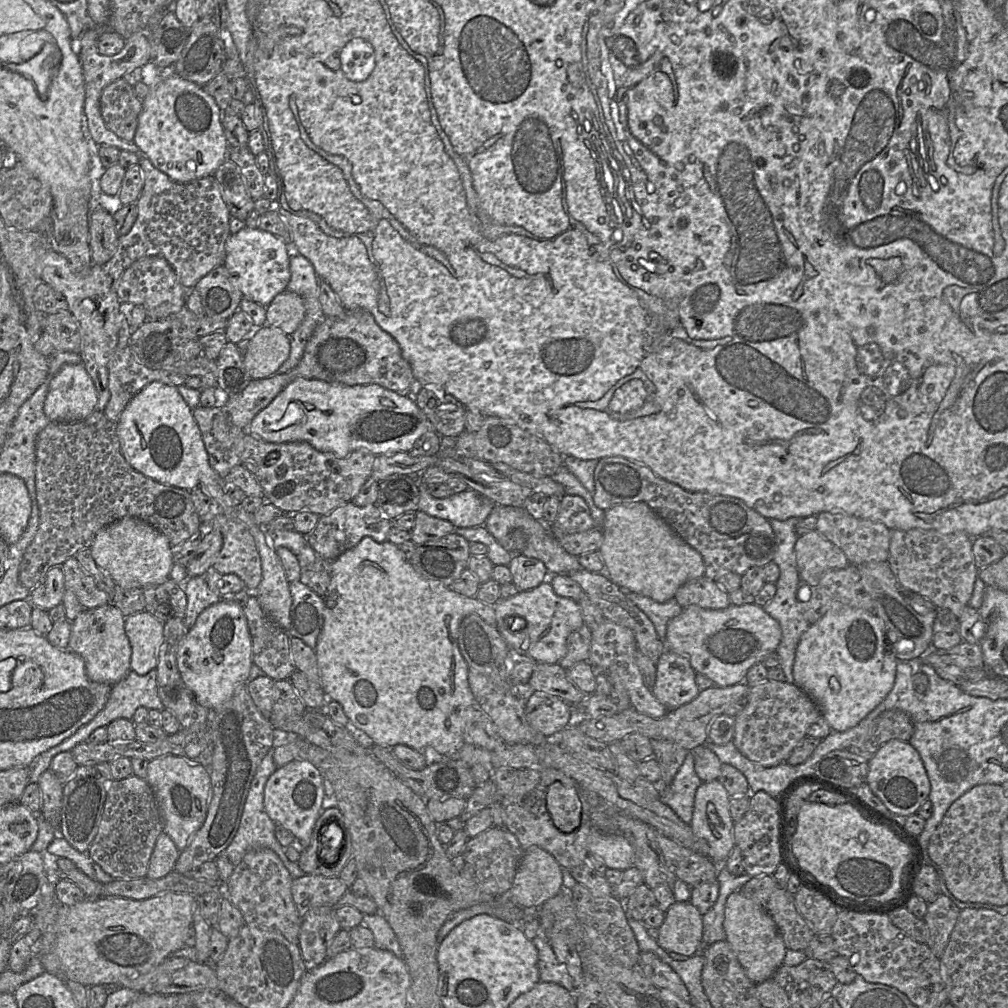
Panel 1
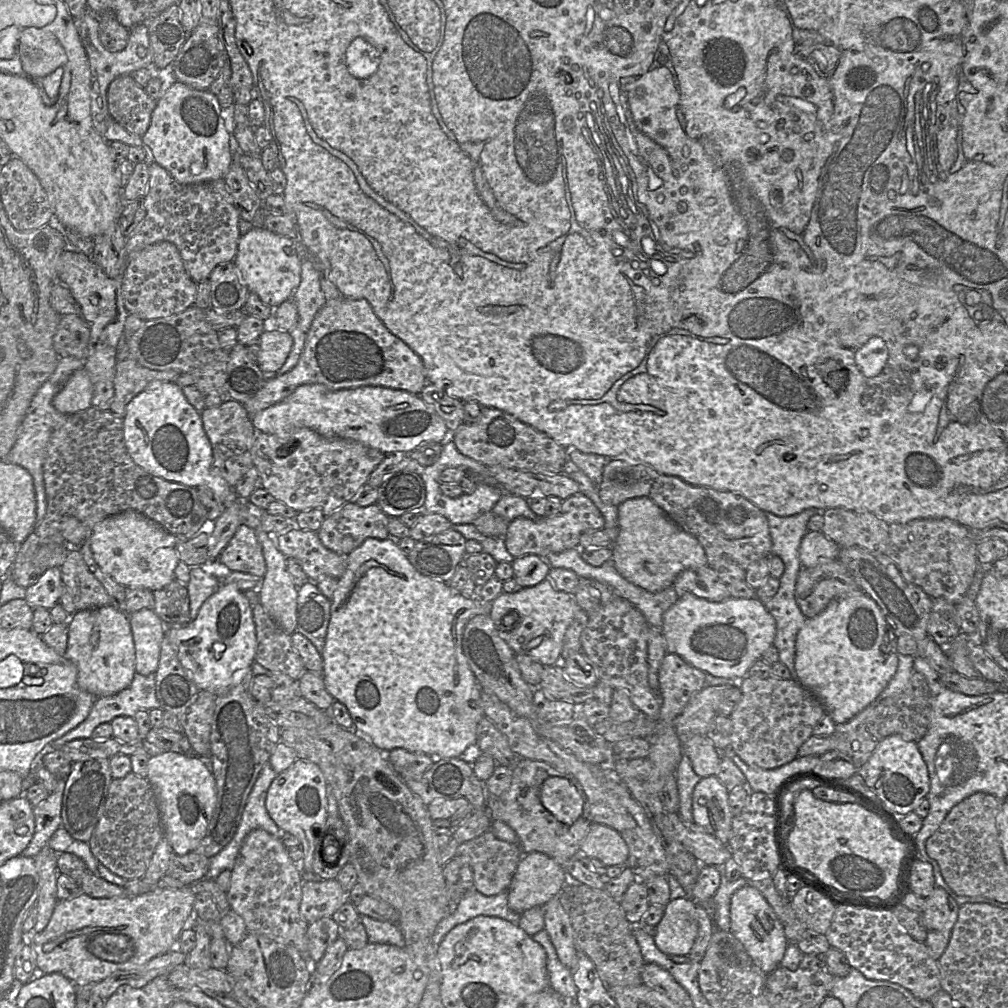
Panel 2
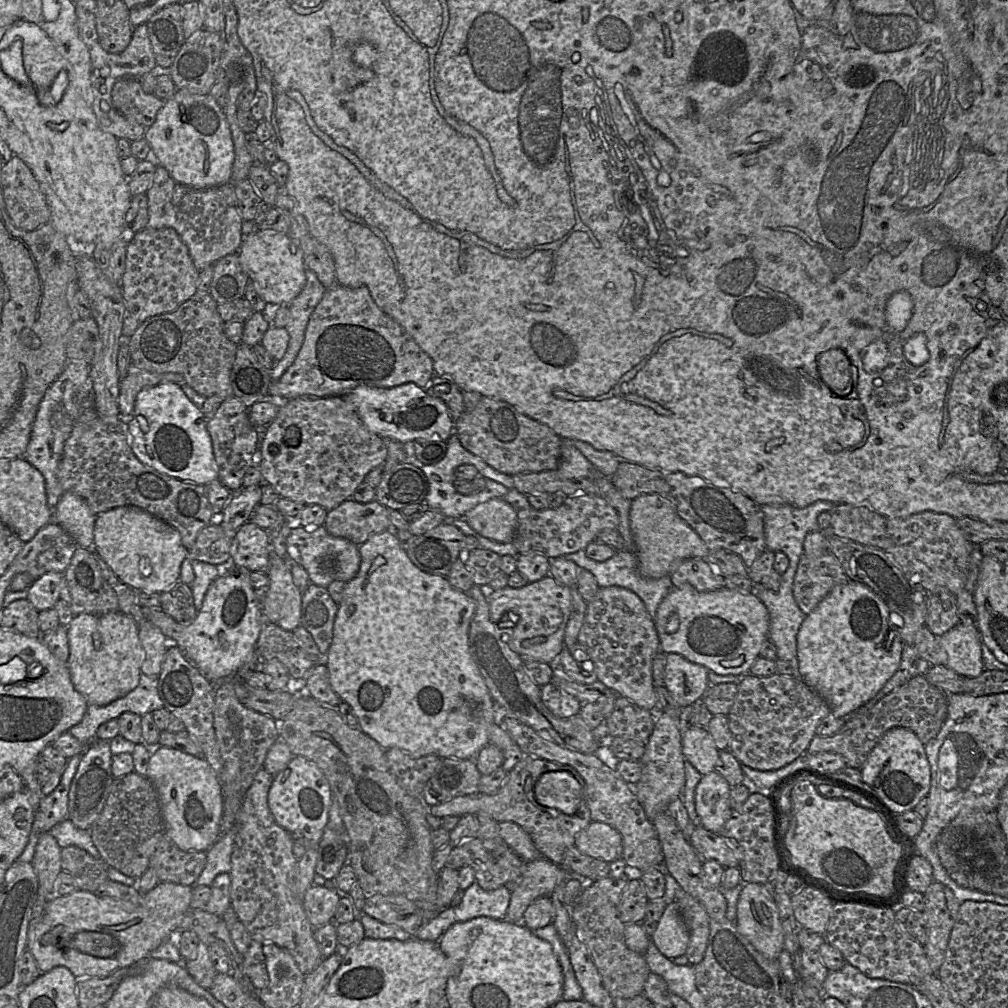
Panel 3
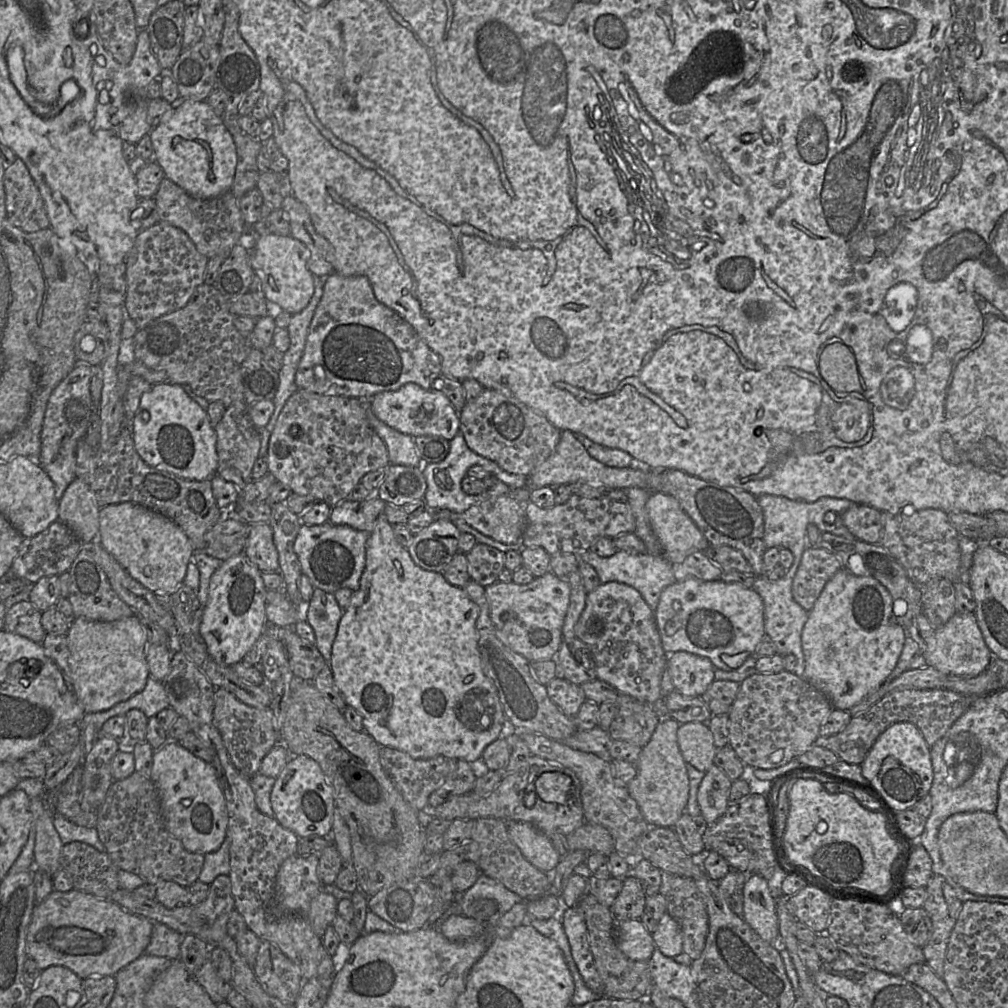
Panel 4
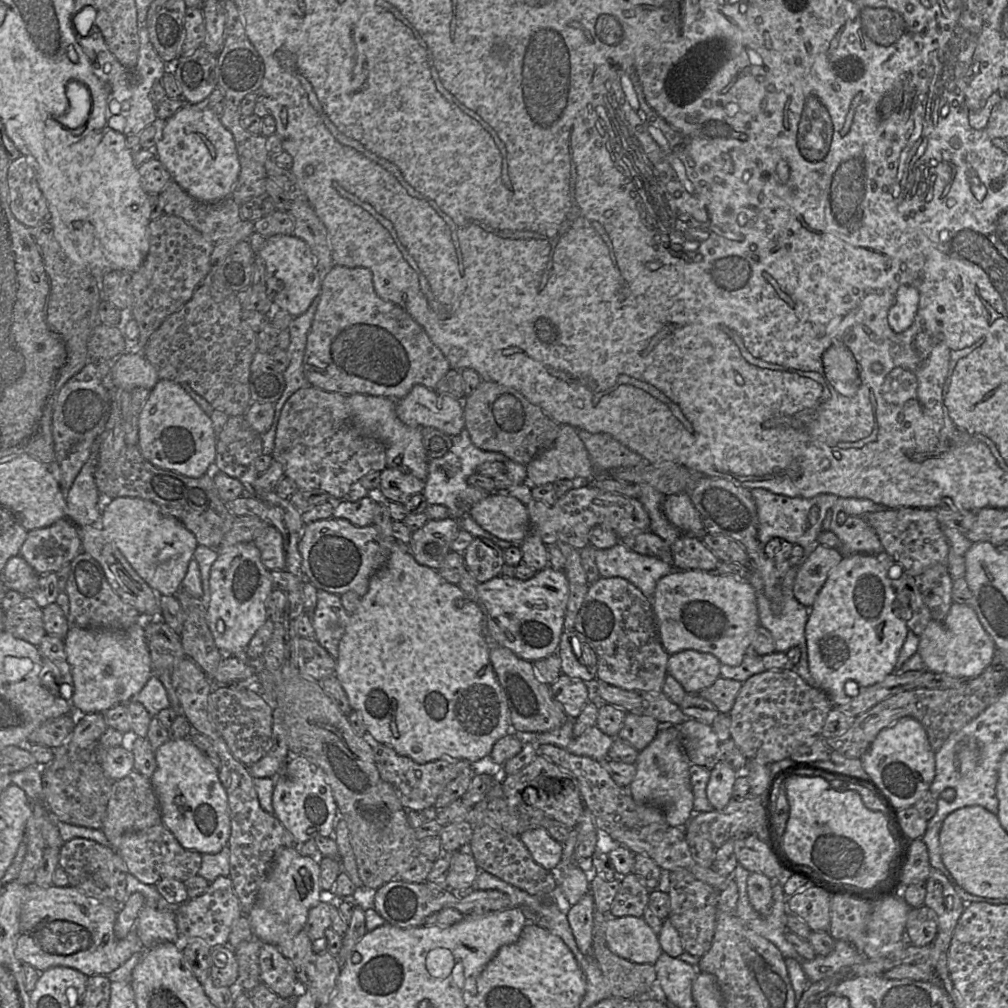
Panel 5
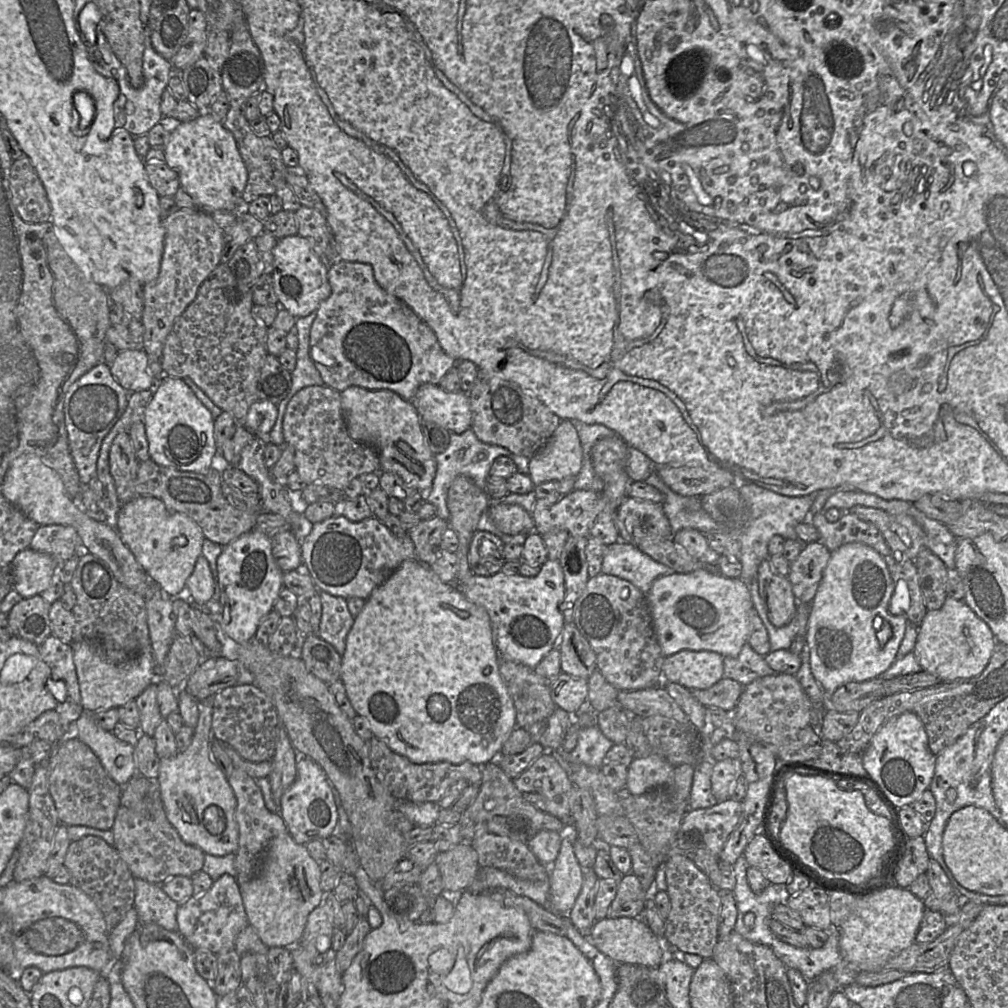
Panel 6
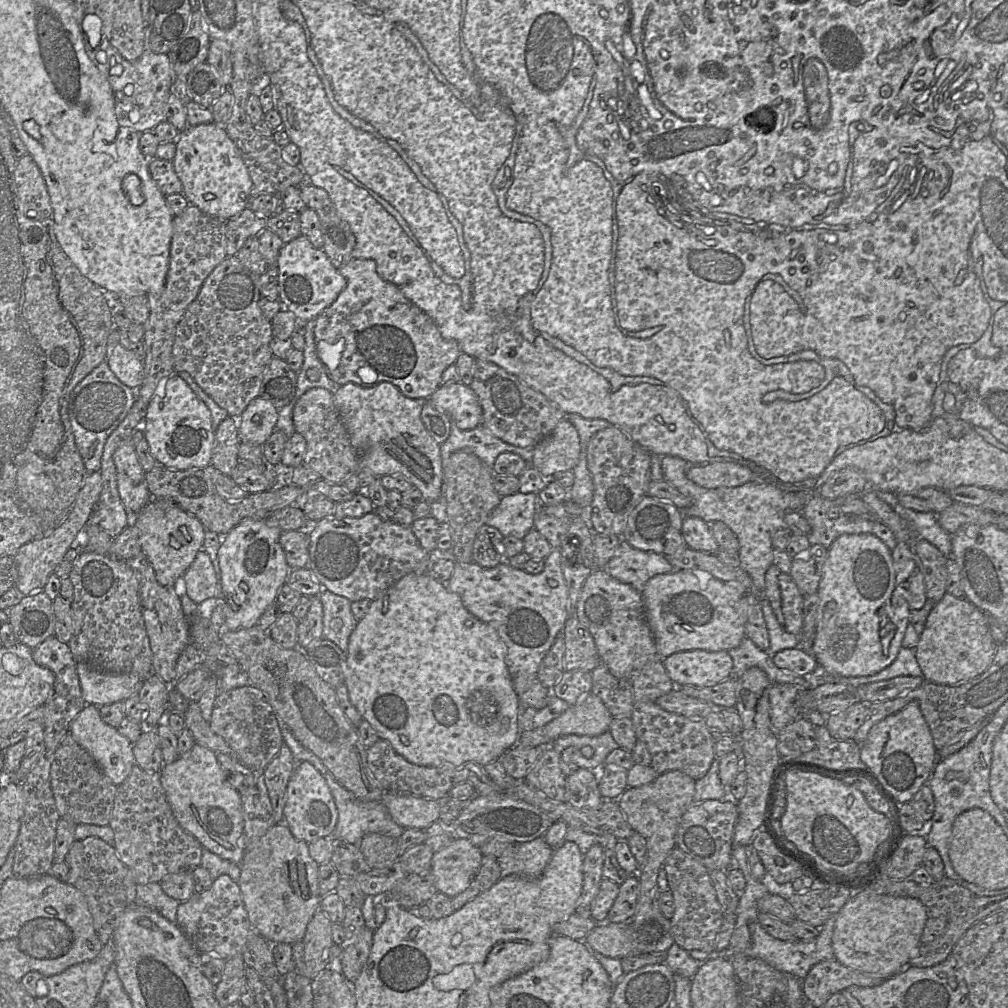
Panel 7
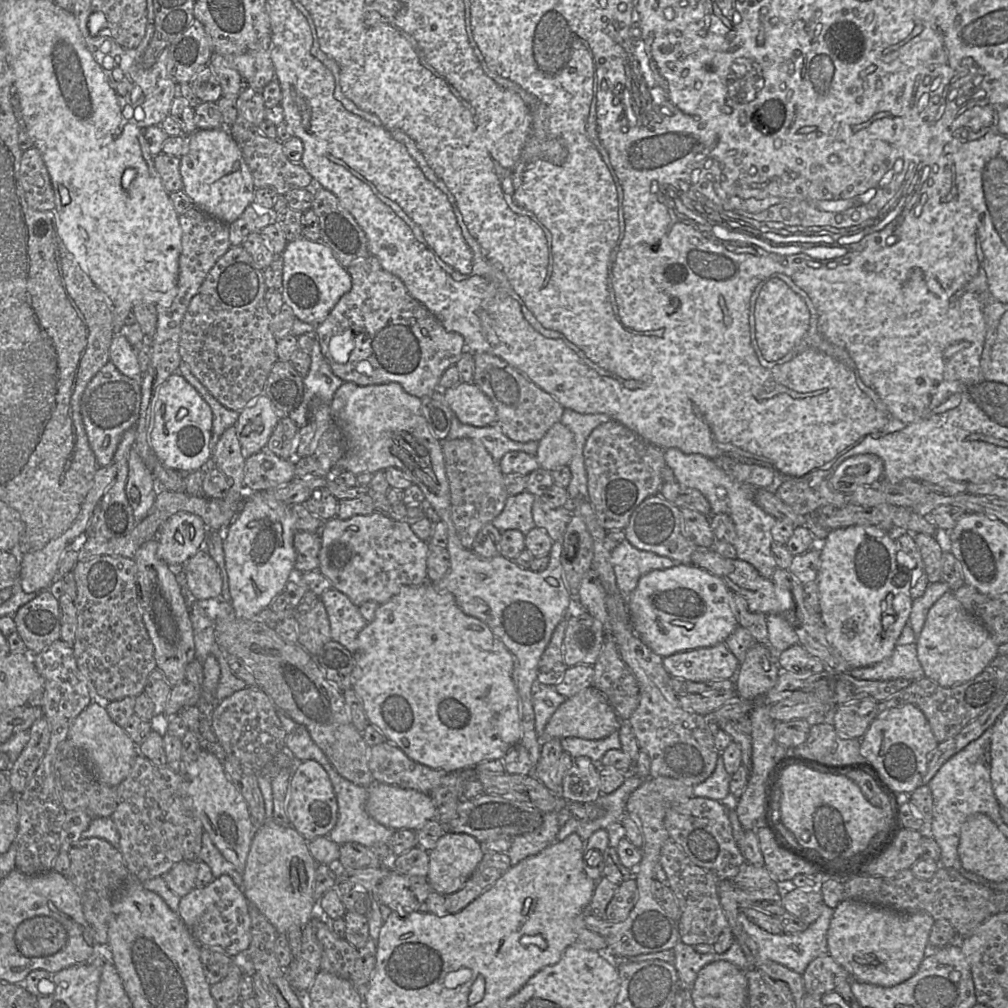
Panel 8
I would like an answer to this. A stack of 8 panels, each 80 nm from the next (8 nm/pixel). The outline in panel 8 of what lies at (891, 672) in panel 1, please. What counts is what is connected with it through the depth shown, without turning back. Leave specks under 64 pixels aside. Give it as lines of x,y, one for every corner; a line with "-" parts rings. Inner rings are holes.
852,525
830,530
819,545
817,583
827,641
853,669
881,662
897,646
914,601
907,574
899,573
896,540
877,526

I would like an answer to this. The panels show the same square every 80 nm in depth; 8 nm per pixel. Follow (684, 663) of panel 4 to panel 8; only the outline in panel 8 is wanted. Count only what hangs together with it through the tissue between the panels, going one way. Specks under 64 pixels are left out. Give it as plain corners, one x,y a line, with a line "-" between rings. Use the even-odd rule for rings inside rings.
725,642
712,647
678,652
663,658
668,674
692,682
734,679
740,663

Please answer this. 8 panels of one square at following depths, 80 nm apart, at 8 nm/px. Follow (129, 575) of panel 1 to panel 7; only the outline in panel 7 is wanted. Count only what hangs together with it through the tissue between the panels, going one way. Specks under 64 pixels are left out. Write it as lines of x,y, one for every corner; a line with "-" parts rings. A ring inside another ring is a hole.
153,498
137,515
135,526
140,530
141,552
154,569
158,583
162,586
174,586
201,550
206,529
196,517
171,501
153,501

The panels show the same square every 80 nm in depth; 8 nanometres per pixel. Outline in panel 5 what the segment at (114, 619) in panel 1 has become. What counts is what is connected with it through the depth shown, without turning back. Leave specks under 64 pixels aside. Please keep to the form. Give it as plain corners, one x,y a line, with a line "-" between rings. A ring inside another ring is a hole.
135,623
123,630
102,628
70,627
64,638
67,662
73,678
73,709
82,713
104,713
108,709
126,704
132,696
139,693
152,676
151,658
145,637
144,628

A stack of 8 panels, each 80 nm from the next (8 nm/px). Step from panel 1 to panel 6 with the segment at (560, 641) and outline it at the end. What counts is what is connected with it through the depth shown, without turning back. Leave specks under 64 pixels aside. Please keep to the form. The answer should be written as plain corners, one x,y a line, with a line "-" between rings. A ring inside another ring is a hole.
547,559
536,576
527,577
520,574
506,575
502,571
491,576
473,574
467,582
457,584
467,600
483,607
490,619
493,641
499,657
523,664
531,669
554,648
565,625
561,605
565,598
564,574
559,560

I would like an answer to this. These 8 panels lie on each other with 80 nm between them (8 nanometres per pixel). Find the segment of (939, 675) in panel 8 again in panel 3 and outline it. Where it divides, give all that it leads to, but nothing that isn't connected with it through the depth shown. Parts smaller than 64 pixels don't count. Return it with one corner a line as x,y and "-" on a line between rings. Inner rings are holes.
958,623
938,640
947,655
946,667
968,678
976,678
985,670
983,643
976,625

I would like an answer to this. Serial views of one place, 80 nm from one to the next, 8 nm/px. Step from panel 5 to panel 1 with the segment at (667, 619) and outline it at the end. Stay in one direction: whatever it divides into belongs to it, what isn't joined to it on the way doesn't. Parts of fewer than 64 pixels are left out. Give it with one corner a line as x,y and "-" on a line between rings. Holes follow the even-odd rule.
755,603
733,605
725,609
706,609
690,605
671,619
667,625
665,637
666,650
670,650
686,658
693,669
714,681
714,687
728,687
745,681
750,667
762,662
763,659
776,649
781,641
782,631
779,623
769,616
761,606

